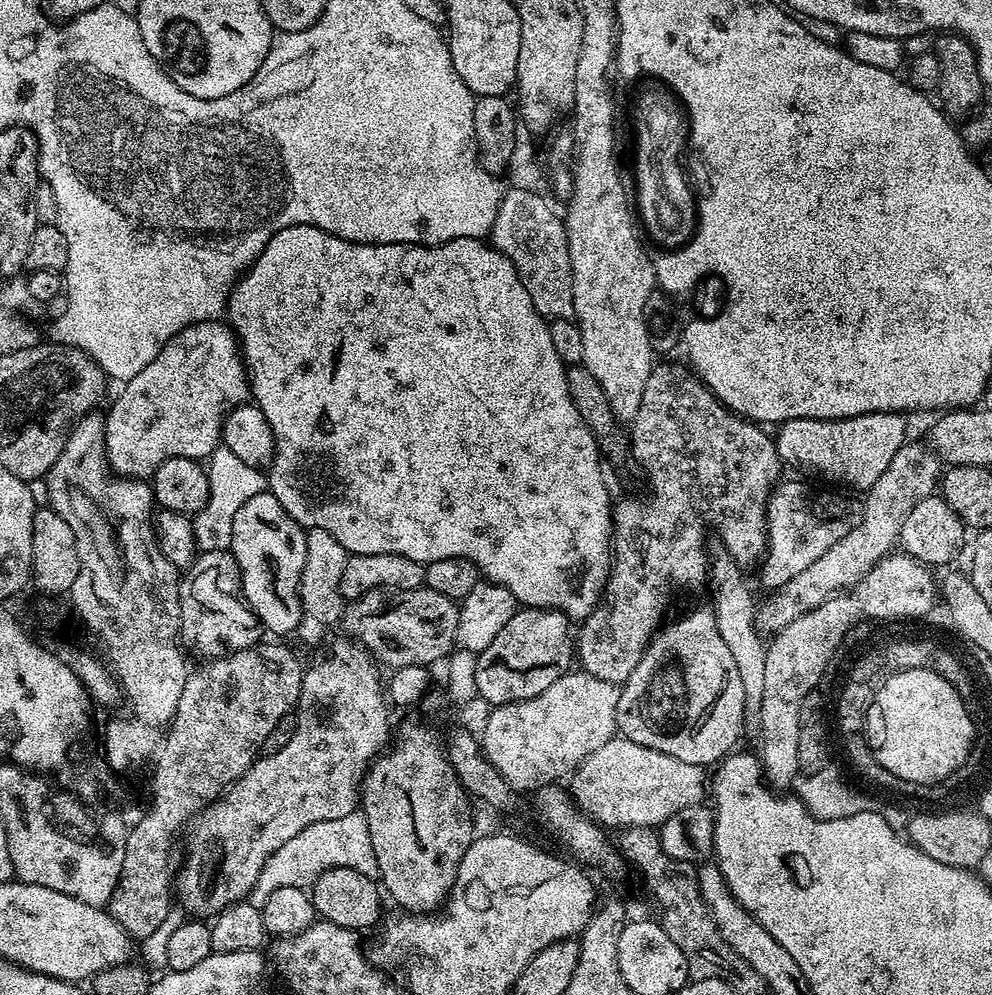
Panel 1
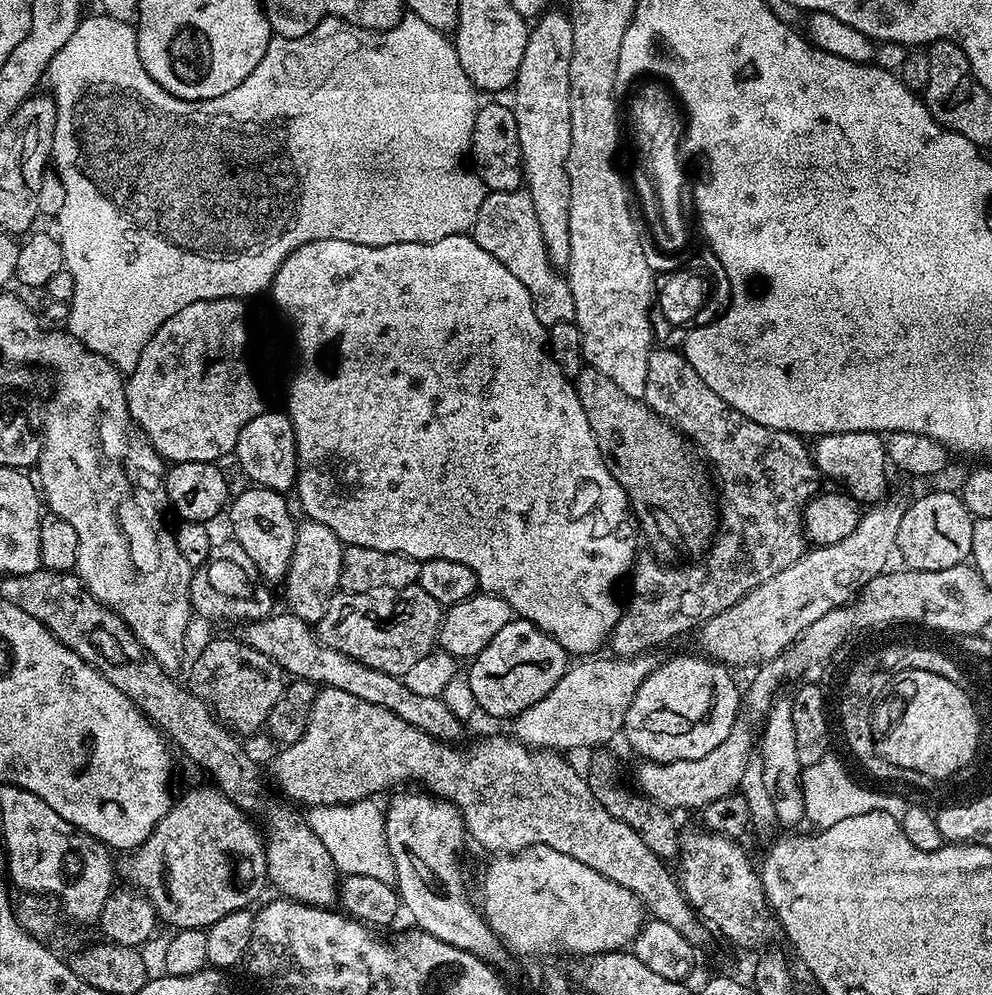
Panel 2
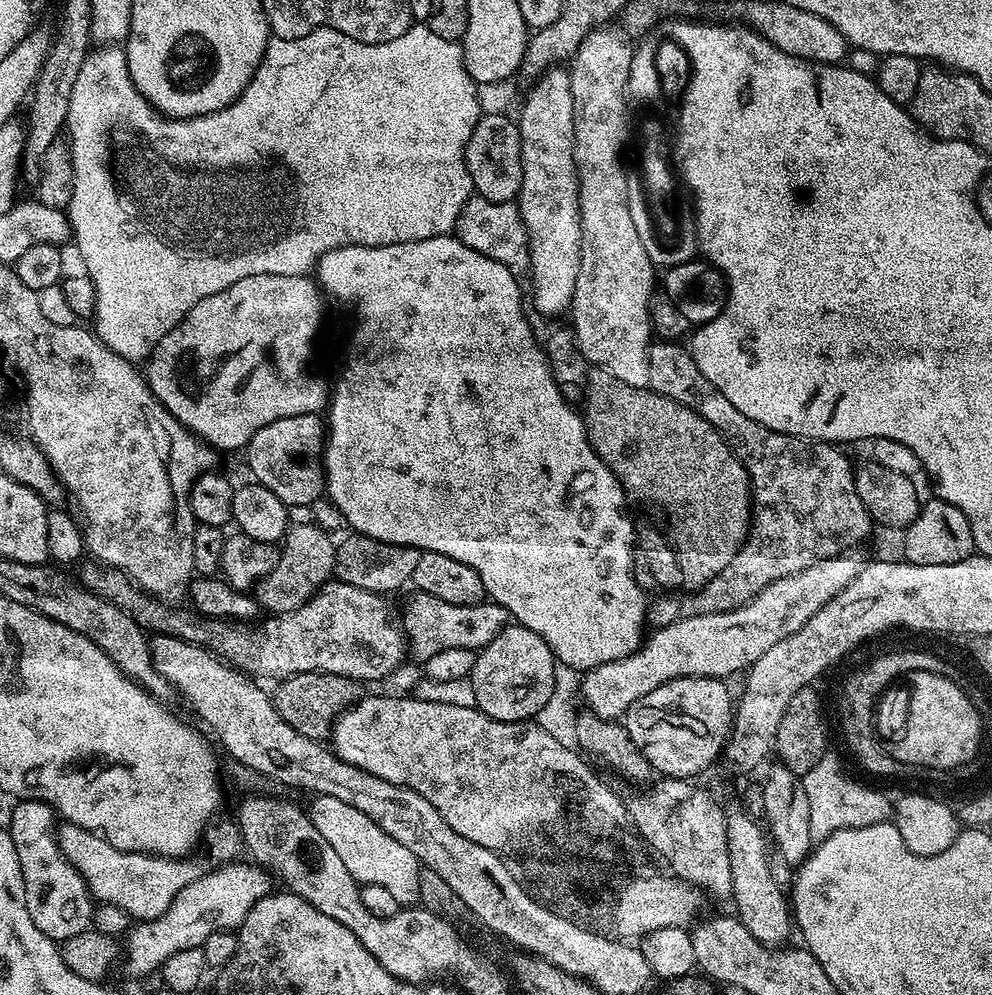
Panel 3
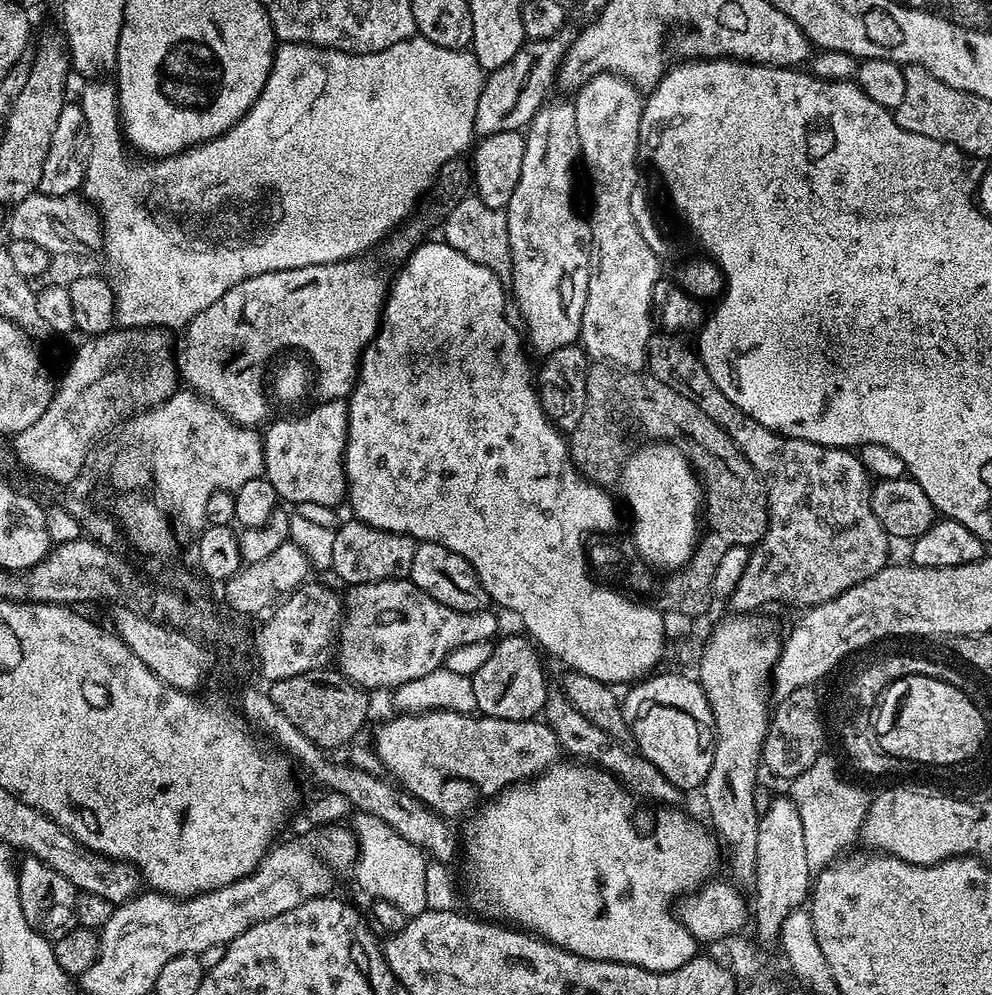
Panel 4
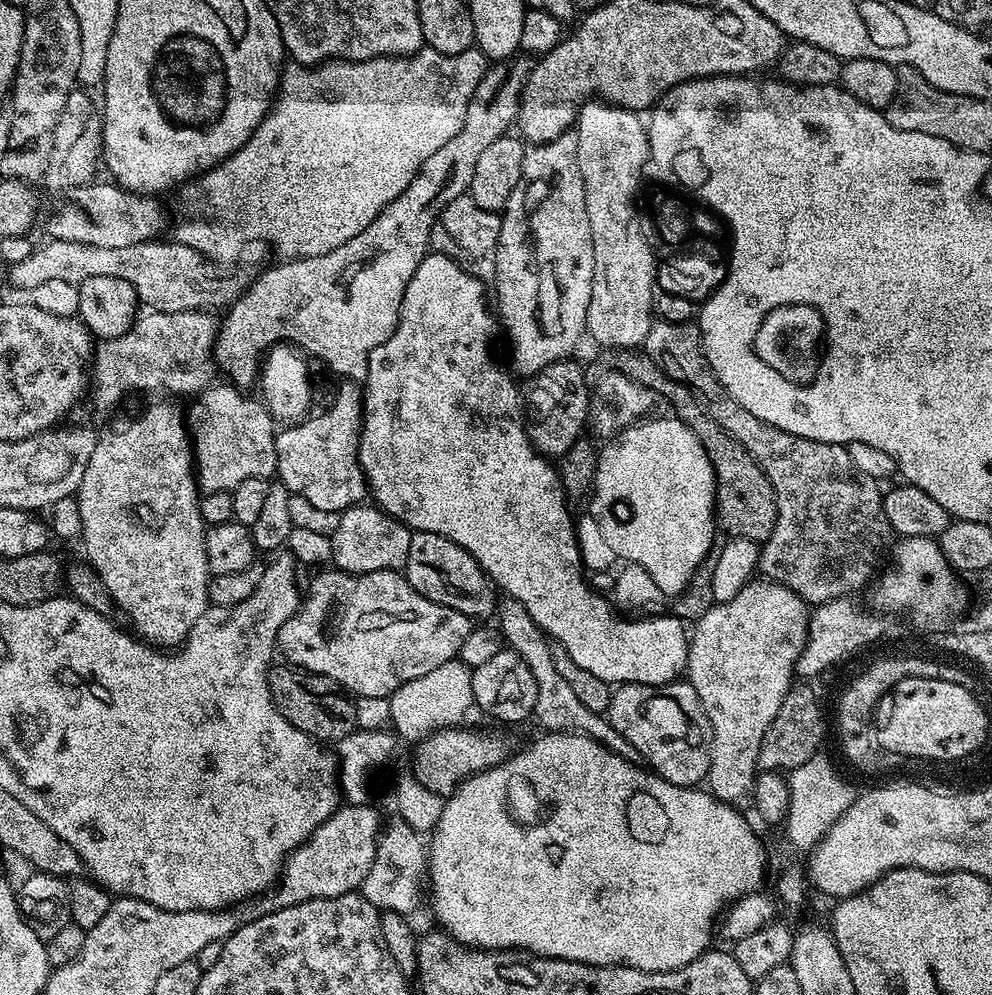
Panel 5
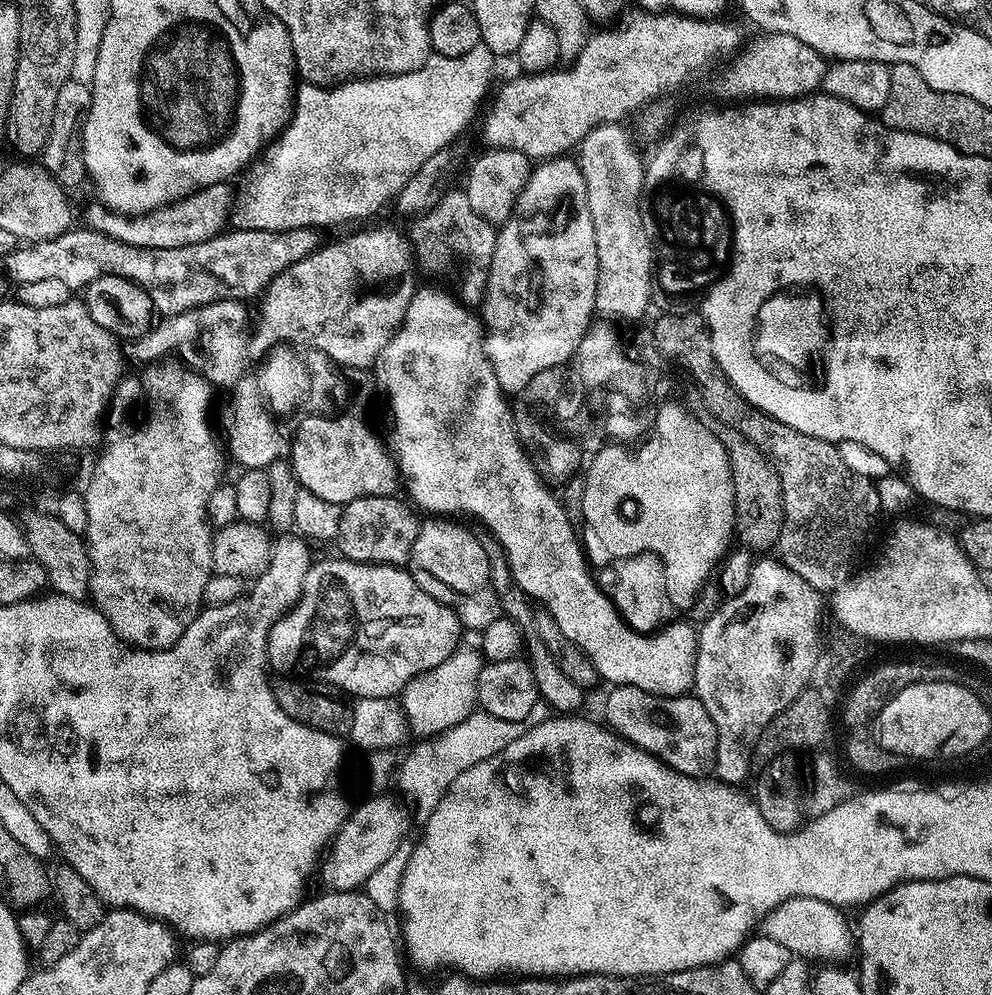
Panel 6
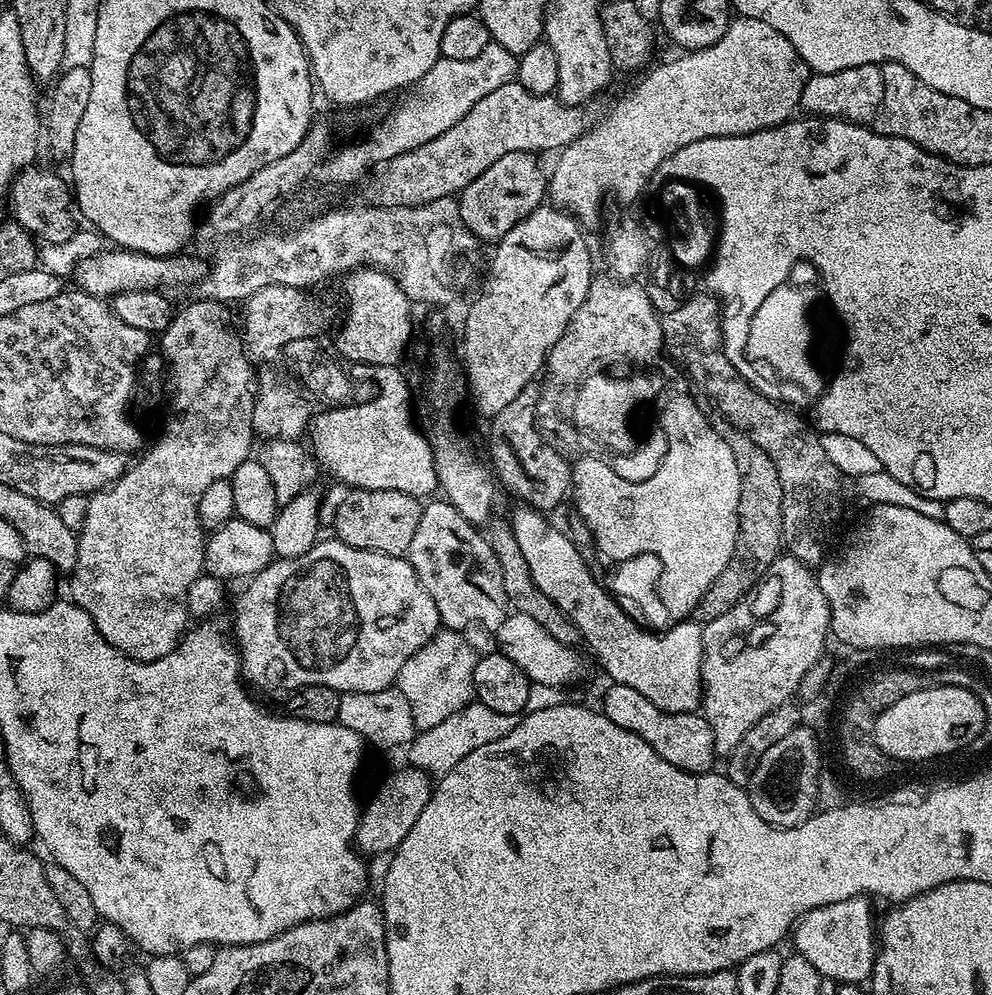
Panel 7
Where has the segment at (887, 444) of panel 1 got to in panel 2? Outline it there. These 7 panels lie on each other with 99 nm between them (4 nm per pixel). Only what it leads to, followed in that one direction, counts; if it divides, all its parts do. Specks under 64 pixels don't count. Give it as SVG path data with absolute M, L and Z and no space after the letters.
M848 431L819 437L813 445L813 460L816 467L828 479L840 480L841 487L849 495L864 504L873 504L883 499L888 484L884 474L886 469L885 446L879 433L868 431Z

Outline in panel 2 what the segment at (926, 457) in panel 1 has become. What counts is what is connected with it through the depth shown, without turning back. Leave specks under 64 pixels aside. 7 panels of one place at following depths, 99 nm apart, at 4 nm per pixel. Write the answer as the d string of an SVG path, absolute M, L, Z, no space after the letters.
M884 498L861 515L860 525L850 530L846 538L833 544L809 547L794 566L778 570L774 578L766 578L762 586L734 602L730 610L722 610L722 614L714 614L714 618L701 624L699 651L708 659L729 666L759 666L775 656L783 656L822 614L845 607L875 576L889 567L888 559L896 552L898 525L902 523L905 507L905 501Z

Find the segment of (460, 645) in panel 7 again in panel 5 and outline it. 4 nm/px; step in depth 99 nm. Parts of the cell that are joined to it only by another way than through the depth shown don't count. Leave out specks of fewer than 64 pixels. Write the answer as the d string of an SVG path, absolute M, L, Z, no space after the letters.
M459 658L442 662L442 666L430 670L430 674L422 674L422 678L403 684L387 699L395 734L407 742L419 742L442 728L457 727L463 721L460 719L468 711L473 711L472 669Z

